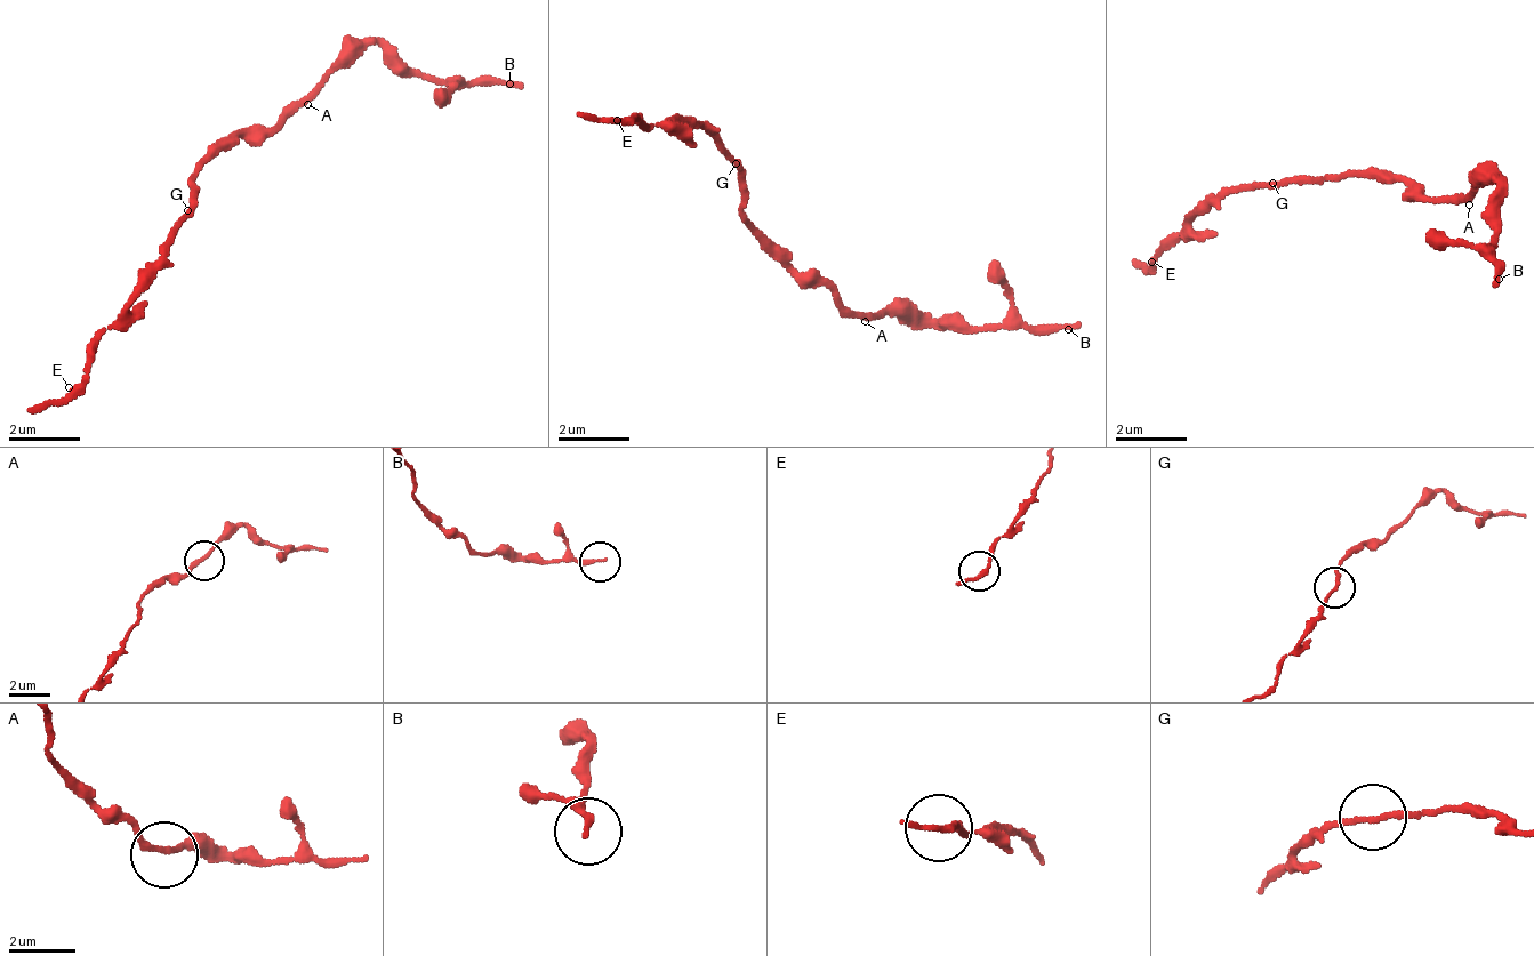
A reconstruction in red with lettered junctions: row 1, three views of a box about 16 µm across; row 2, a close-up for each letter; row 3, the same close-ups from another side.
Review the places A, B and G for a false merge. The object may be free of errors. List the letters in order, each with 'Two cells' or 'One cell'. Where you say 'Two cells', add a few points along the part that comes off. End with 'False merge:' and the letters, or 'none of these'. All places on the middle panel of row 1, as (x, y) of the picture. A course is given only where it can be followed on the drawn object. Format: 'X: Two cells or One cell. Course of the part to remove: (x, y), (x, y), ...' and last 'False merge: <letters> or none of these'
A: One cell
B: One cell
G: One cell
False merge: none of these

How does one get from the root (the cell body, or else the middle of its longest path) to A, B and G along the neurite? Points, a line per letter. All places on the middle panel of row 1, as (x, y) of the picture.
A: (768, 238), (865, 321)
B: (768, 238), (838, 300), (854, 310), (873, 313), (907, 305), (923, 314), (941, 313), (987, 327), (1068, 329)
G: (768, 238), (751, 225), (751, 217), (741, 214), (741, 173), (733, 165)

